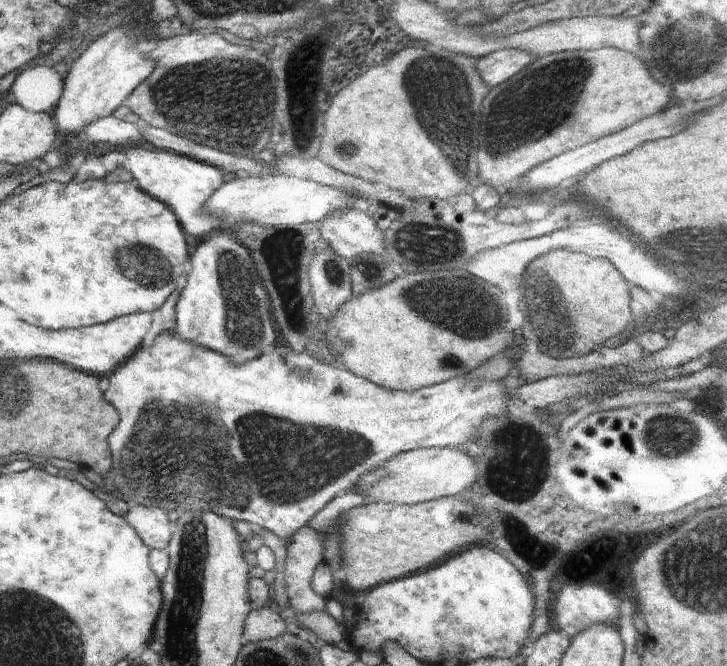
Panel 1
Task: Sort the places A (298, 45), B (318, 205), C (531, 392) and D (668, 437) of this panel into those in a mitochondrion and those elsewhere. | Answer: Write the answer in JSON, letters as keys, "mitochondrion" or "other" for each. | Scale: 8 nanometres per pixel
{"A":"other","B":"other","C":"other","D":"mitochondrion"}

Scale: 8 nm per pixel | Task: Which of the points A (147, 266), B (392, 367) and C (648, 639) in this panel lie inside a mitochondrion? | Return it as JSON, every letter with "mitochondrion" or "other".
{"A":"mitochondrion","B":"other","C":"other"}

